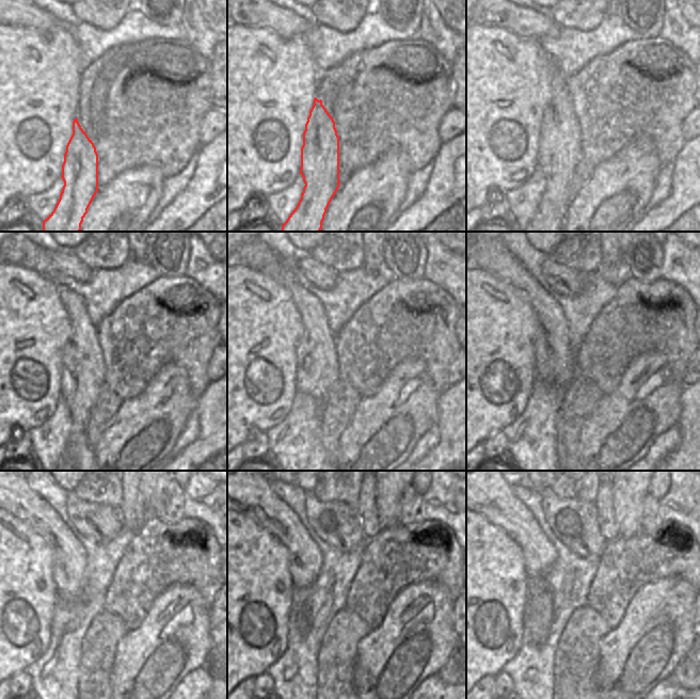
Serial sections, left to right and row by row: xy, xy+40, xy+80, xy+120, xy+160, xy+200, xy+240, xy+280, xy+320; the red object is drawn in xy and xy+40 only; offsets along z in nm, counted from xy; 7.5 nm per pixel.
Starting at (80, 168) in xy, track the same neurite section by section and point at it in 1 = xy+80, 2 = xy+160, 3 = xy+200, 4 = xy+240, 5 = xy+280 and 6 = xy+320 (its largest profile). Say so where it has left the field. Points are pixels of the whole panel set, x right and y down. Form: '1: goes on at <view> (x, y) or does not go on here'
1: goes on at xy+80 (559, 147)
2: goes on at xy+160 (317, 367)
3: goes on at xy+200 (555, 362)
4: goes on at xy+240 (11, 492)
5: goes on at xy+280 (249, 493)
6: goes on at xy+320 (488, 493)

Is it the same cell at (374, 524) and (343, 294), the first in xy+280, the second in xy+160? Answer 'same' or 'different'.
different

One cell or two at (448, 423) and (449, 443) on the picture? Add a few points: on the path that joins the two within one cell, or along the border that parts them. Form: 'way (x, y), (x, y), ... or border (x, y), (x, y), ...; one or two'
way (449, 428), (449, 438); one

